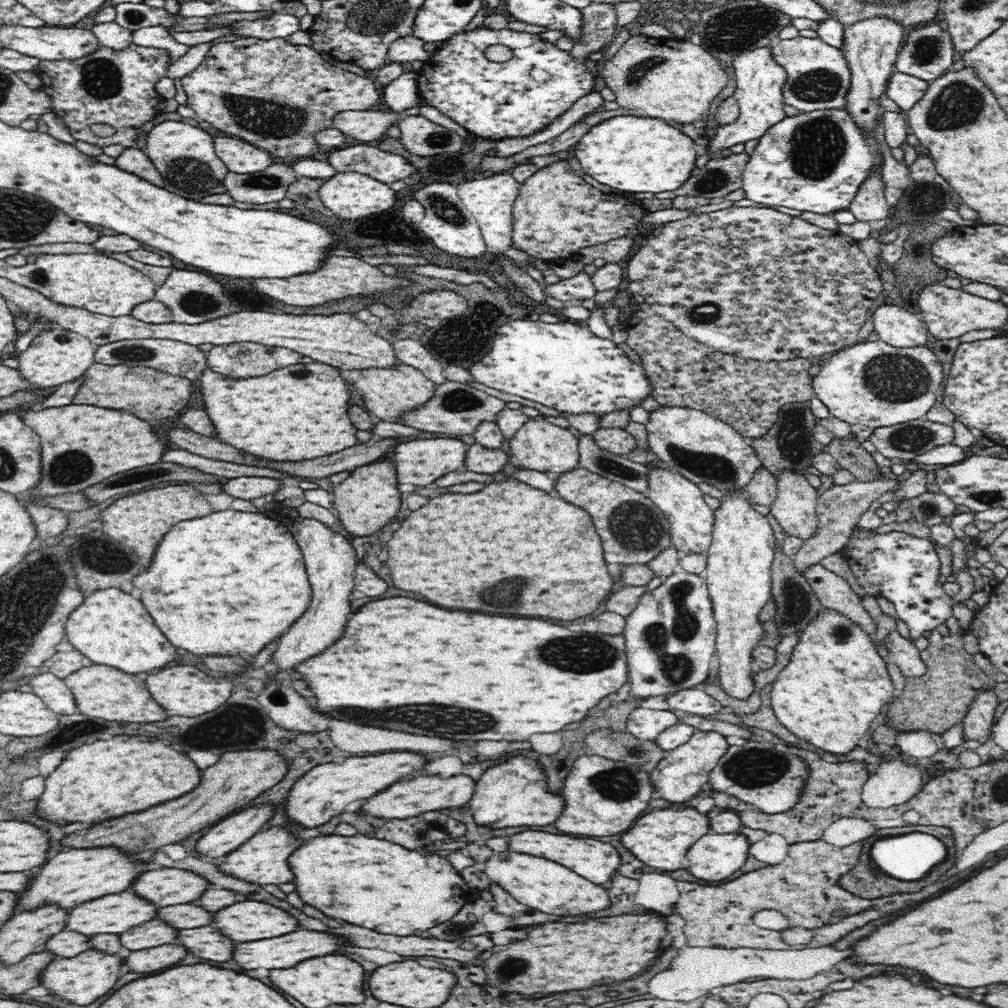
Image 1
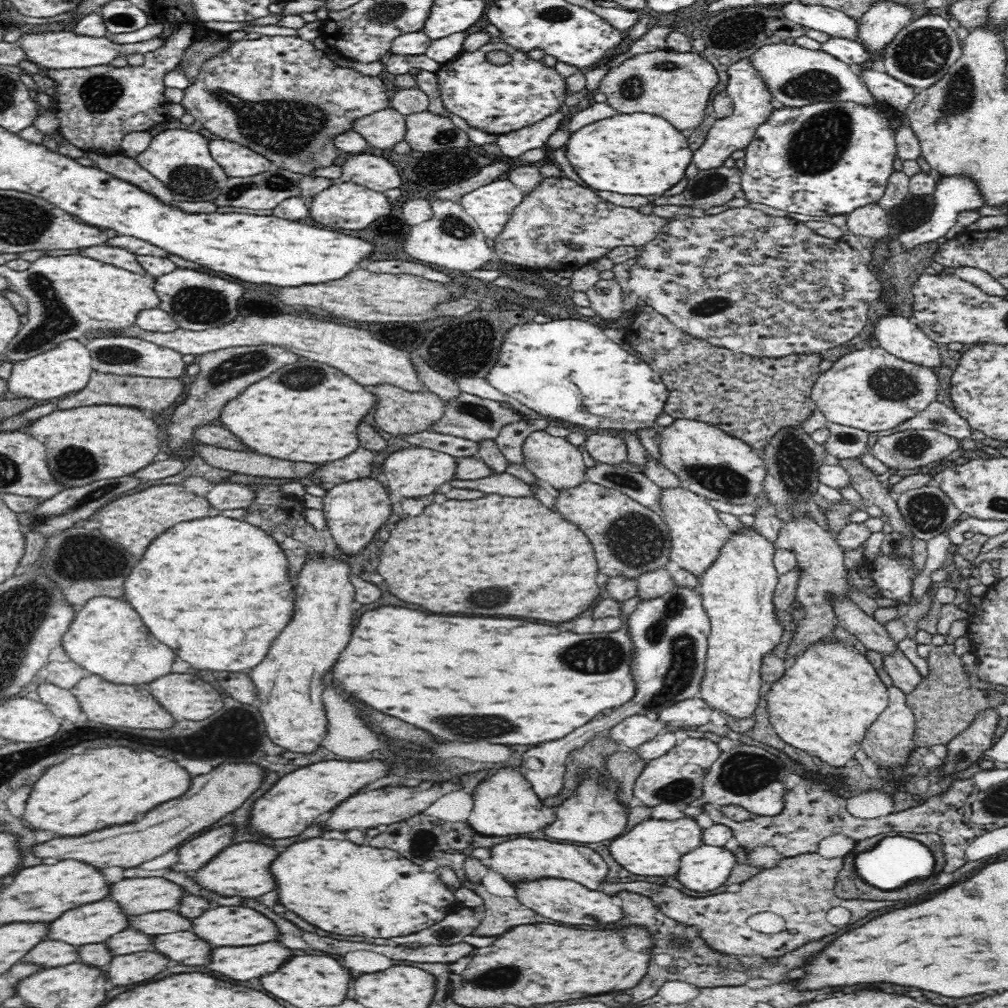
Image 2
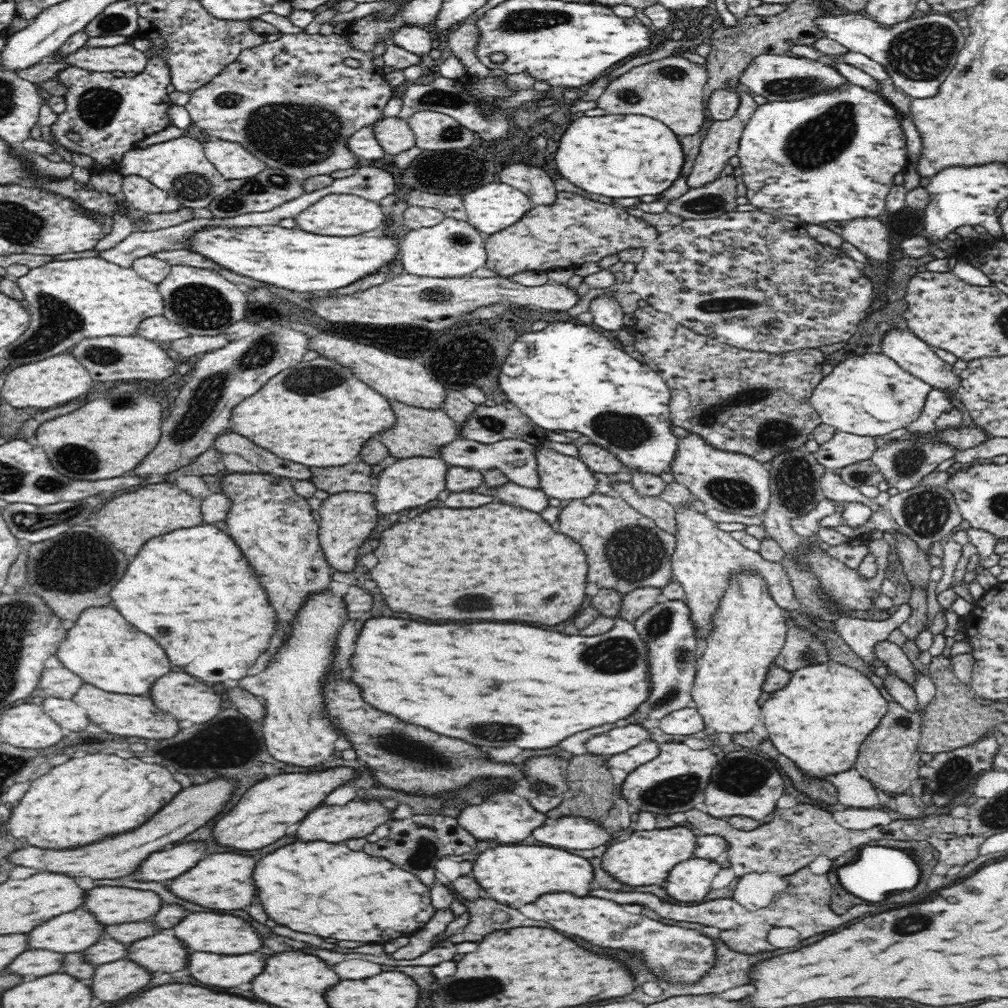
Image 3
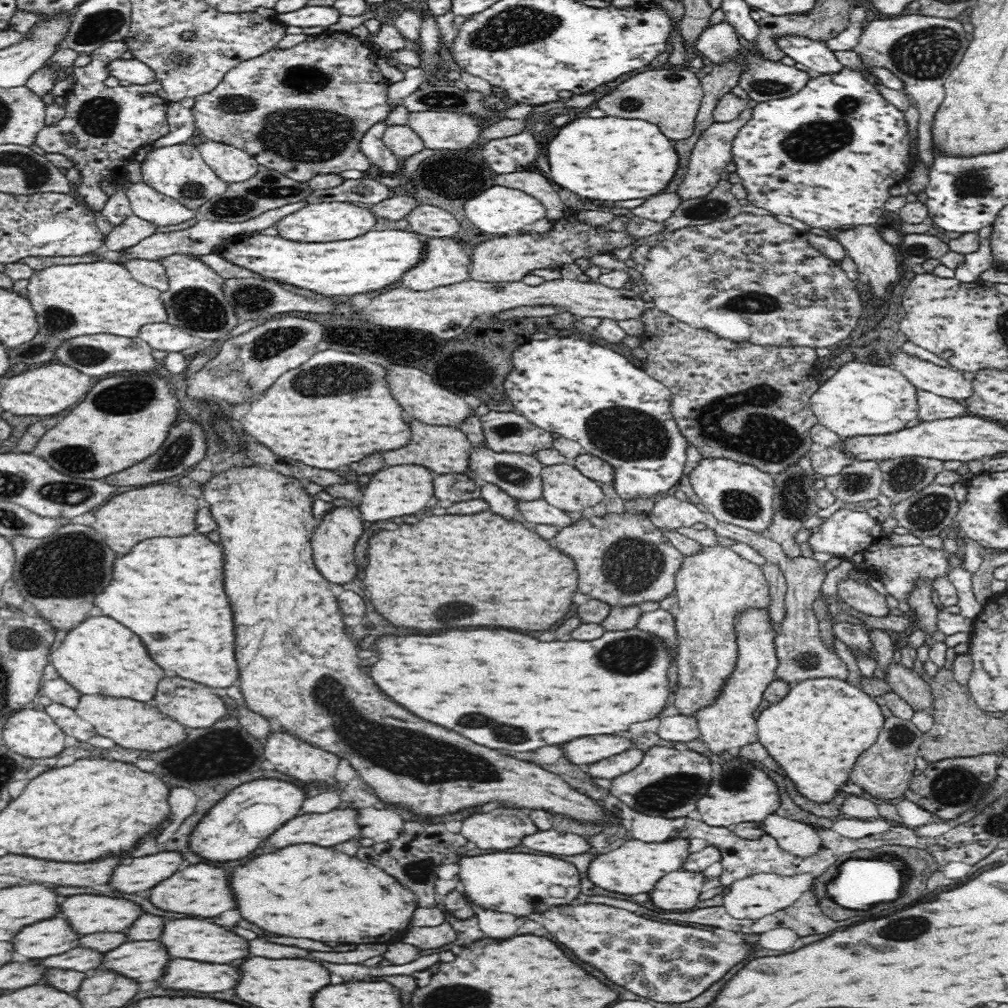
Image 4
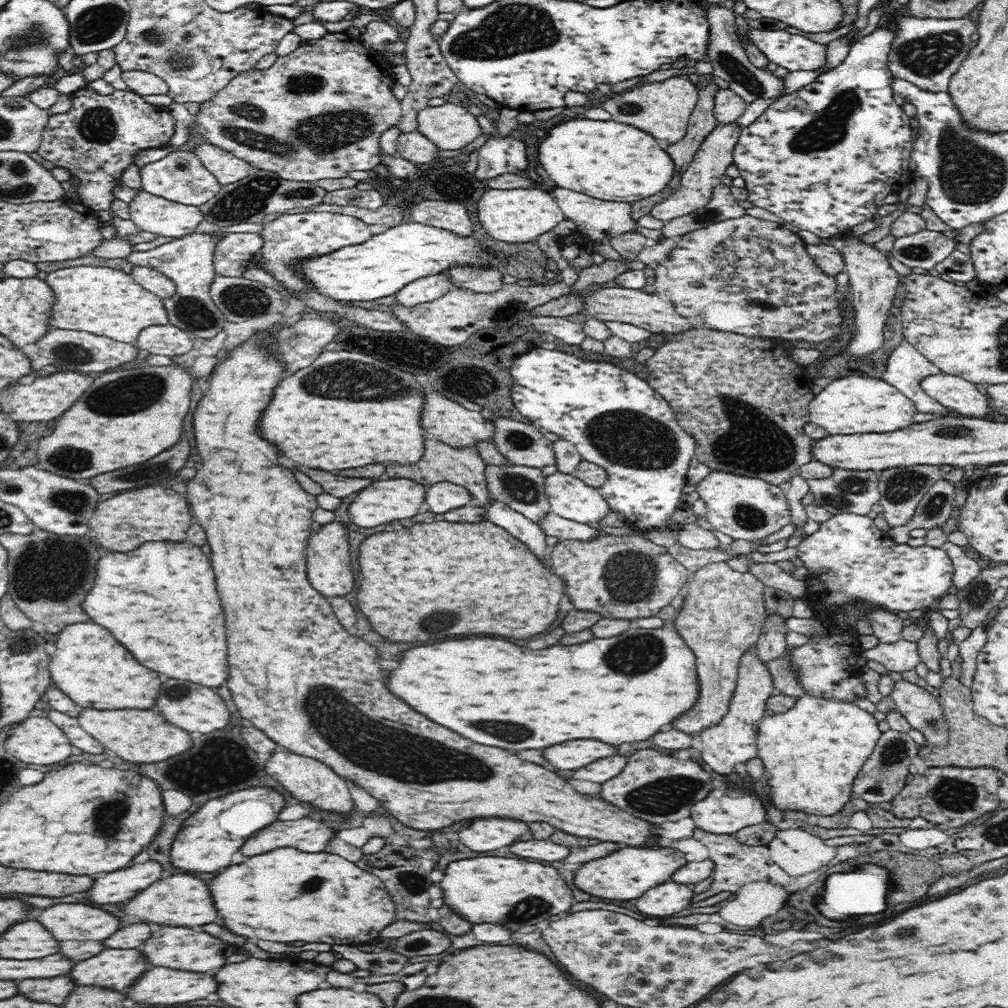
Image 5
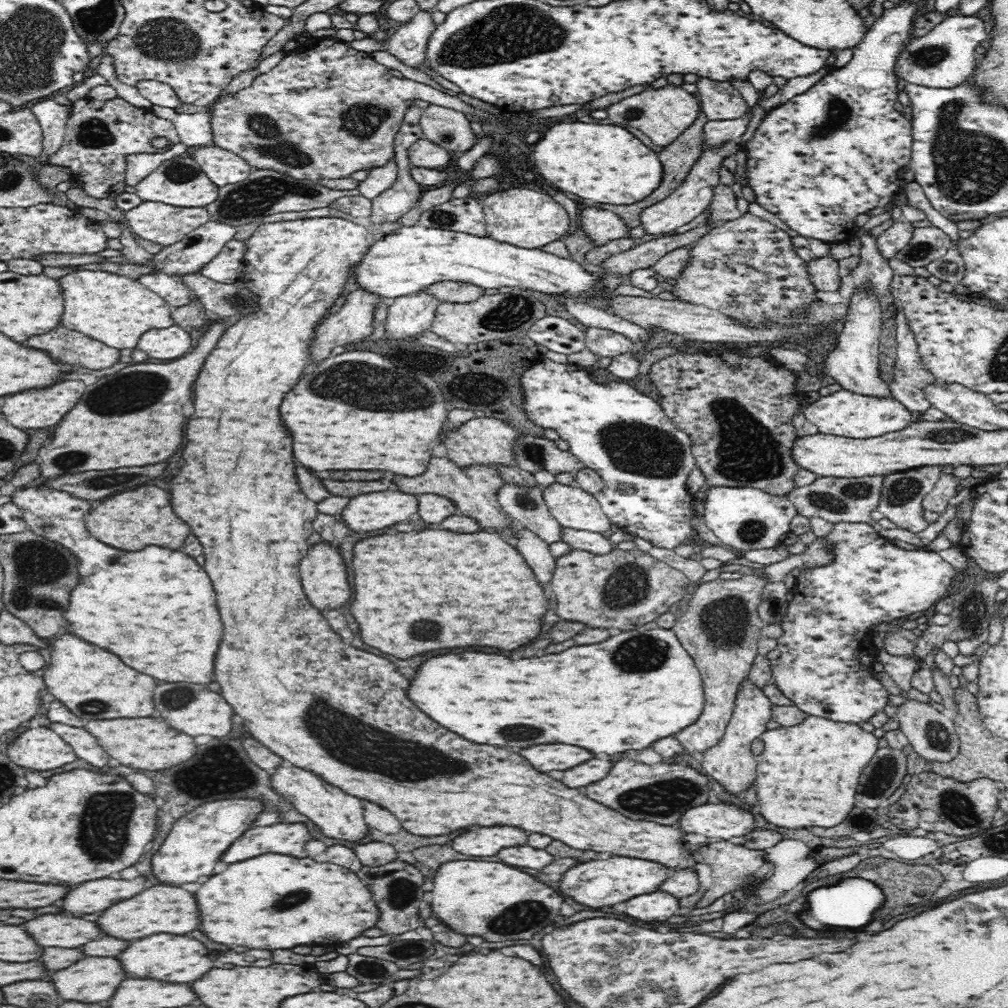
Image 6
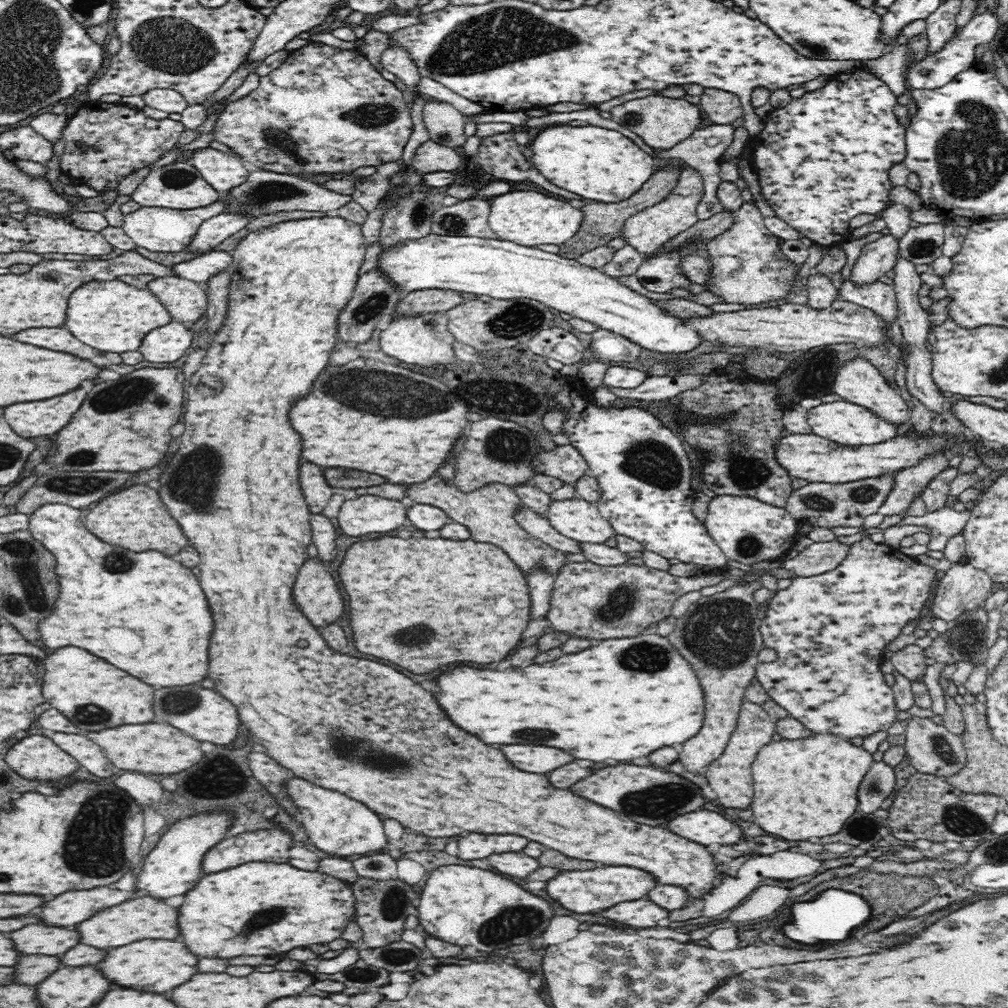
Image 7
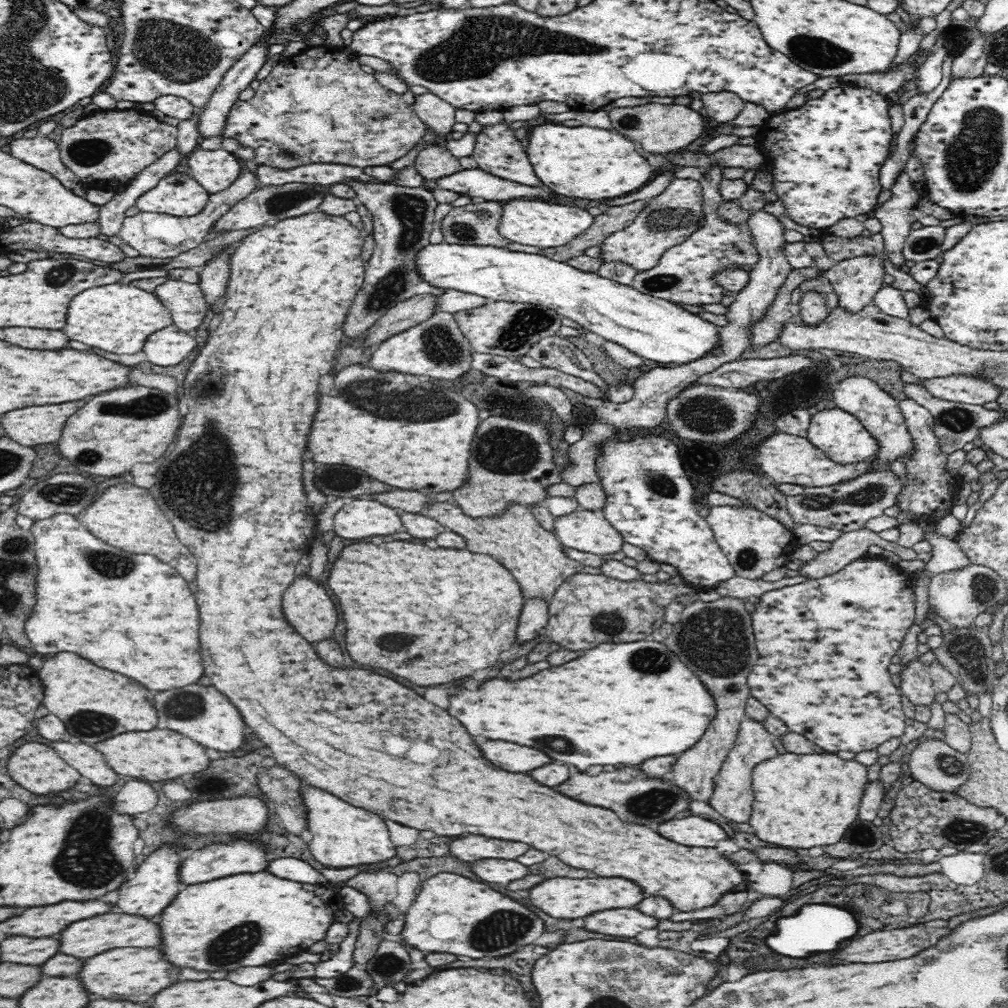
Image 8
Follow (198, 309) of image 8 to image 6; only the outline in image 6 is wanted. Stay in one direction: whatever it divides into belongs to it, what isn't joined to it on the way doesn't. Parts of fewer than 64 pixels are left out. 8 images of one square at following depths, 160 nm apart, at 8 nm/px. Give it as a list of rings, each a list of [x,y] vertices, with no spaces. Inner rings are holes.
[[[156,270],[152,274],[142,274],[138,282],[148,290],[160,295],[170,307],[180,308],[198,299],[176,276],[162,271]]]

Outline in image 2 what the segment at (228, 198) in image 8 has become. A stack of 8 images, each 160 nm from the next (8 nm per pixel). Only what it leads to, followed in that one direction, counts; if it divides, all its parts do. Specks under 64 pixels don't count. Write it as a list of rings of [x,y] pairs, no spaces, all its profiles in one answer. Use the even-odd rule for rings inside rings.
[[[86,151],[84,157],[94,162],[94,167],[109,172],[114,178],[139,186],[140,190],[153,194],[164,204],[174,203],[174,197],[166,185],[137,164],[132,157],[121,154],[99,155],[95,151]]]

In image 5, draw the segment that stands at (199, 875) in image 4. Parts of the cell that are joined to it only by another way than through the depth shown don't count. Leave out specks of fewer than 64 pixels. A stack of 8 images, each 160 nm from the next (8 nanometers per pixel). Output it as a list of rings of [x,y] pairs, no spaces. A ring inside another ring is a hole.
[[[175,874],[153,882],[148,888],[136,893],[121,911],[128,916],[136,916],[138,923],[162,924],[162,926],[203,926],[216,920],[216,910],[208,894],[206,882],[192,874]]]

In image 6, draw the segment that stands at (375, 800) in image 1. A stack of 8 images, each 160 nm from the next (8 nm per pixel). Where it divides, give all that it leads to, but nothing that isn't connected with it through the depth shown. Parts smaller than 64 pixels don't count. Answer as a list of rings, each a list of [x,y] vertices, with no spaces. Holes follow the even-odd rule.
[[[282,822],[272,826],[248,828],[244,836],[239,836],[224,852],[222,860],[234,864],[270,852],[304,858],[304,844],[312,839],[311,834],[310,829],[301,822]]]

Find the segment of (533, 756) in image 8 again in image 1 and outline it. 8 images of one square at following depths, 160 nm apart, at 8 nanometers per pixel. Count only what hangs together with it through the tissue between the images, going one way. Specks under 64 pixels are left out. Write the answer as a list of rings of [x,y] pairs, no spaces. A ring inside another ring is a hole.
[[[636,707],[626,721],[625,730],[640,740],[655,740],[660,733],[680,722],[678,714]]]

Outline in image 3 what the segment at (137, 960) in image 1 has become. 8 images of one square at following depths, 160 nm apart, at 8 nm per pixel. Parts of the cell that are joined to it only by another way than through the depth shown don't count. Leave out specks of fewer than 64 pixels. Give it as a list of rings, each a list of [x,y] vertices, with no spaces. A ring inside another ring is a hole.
[[[125,957],[98,965],[89,984],[94,998],[98,998],[101,1002],[116,1002],[126,994],[144,988],[151,975]]]

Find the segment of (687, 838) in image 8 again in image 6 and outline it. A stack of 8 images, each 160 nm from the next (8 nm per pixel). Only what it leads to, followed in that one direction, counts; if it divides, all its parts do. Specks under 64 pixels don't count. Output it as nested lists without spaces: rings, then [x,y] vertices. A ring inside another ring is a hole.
[[[711,798],[706,804],[687,810],[677,825],[686,834],[728,841],[730,838],[744,837],[756,829],[753,815],[736,805]]]

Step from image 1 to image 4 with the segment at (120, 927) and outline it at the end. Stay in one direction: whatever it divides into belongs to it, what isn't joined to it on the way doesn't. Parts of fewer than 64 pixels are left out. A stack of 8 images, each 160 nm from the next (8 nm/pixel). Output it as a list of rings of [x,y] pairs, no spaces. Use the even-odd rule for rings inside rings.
[[[50,918],[22,928],[14,938],[14,950],[26,958],[48,958],[78,946],[78,934],[62,918]]]

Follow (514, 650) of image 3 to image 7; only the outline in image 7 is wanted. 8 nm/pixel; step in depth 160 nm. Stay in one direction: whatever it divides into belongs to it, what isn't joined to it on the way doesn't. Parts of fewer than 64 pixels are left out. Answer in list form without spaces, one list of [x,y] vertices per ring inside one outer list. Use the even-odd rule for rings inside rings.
[[[648,630],[640,635],[632,638],[608,638],[598,642],[598,646],[592,646],[584,652],[578,654],[566,654],[554,662],[546,662],[546,664],[534,664],[524,668],[508,668],[506,672],[494,672],[494,670],[478,670],[472,666],[460,666],[454,668],[446,674],[442,674],[438,678],[438,688],[442,688],[442,696],[438,698],[440,706],[444,708],[444,712],[448,714],[448,718],[460,726],[462,730],[478,736],[480,740],[488,742],[488,744],[538,744],[538,746],[554,746],[560,748],[564,752],[568,752],[574,758],[584,758],[584,760],[592,760],[592,762],[606,762],[606,760],[634,760],[634,758],[642,758],[648,756],[650,752],[664,748],[664,746],[672,746],[672,744],[684,744],[686,740],[690,740],[692,736],[698,734],[698,730],[702,728],[702,720],[704,720],[704,692],[698,684],[698,678],[694,674],[694,670],[690,668],[690,664],[678,654],[678,650],[672,646],[667,637],[660,636],[658,633]]]

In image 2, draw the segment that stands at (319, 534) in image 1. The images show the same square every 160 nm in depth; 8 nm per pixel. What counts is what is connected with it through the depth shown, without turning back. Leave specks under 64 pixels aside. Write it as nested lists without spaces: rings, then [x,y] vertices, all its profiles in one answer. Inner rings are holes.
[[[315,555],[298,576],[298,596],[290,624],[274,640],[264,660],[247,675],[256,686],[265,728],[274,744],[290,752],[310,754],[320,748],[326,734],[322,692],[324,676],[330,672],[352,634],[352,604],[355,591],[350,583],[350,565],[342,560]]]

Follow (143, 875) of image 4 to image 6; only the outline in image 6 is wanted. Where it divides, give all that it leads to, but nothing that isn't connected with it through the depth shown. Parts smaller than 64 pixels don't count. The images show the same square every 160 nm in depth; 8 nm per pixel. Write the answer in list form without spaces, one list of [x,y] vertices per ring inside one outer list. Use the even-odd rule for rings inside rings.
[[[119,876],[98,878],[73,886],[58,903],[65,914],[102,912],[117,902],[140,894],[146,886],[144,877],[125,880]]]

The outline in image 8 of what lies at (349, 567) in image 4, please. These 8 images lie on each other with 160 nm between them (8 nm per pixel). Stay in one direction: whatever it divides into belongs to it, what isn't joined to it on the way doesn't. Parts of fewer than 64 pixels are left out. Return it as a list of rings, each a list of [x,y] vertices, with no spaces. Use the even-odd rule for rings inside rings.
[[[301,572],[283,598],[284,616],[302,638],[315,645],[332,636],[338,610],[322,586],[308,580]]]

